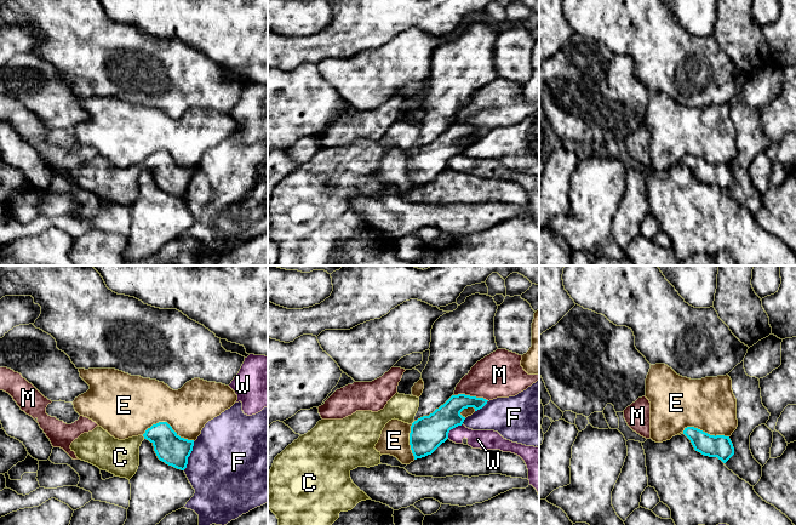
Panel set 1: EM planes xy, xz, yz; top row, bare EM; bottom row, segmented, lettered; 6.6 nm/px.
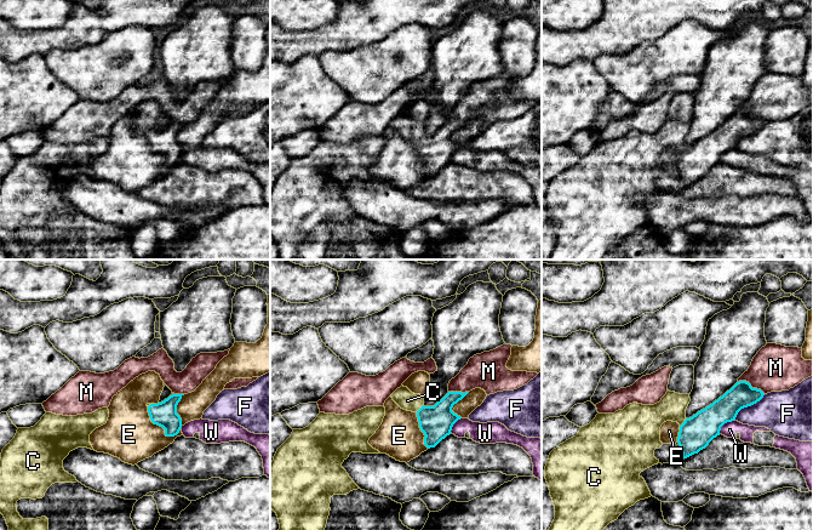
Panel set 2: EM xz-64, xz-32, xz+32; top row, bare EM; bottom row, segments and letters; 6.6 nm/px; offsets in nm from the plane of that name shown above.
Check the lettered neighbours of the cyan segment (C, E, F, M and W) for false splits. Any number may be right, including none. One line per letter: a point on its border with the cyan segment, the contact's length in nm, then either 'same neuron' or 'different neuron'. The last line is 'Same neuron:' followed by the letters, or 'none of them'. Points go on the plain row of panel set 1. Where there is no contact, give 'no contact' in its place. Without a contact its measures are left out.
C: meets cyan in xy at (143, 164); contact 30 nm long; same neuron
E: meets cyan in xy at (169, 153); contact 360 nm long; different neuron
F: meets cyan in xy at (189, 183); contact 200 nm long; different neuron
M: meets cyan in xz at (471, 125); contact 240 nm long; different neuron
W: meets cyan in xz at (452, 157); contact 140 nm long; different neuron
Same neuron: C

